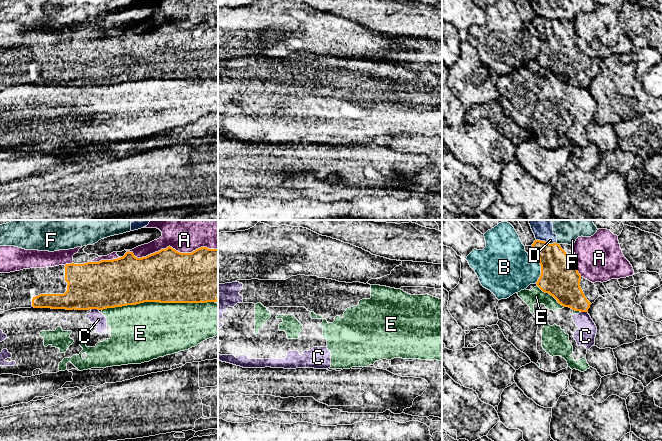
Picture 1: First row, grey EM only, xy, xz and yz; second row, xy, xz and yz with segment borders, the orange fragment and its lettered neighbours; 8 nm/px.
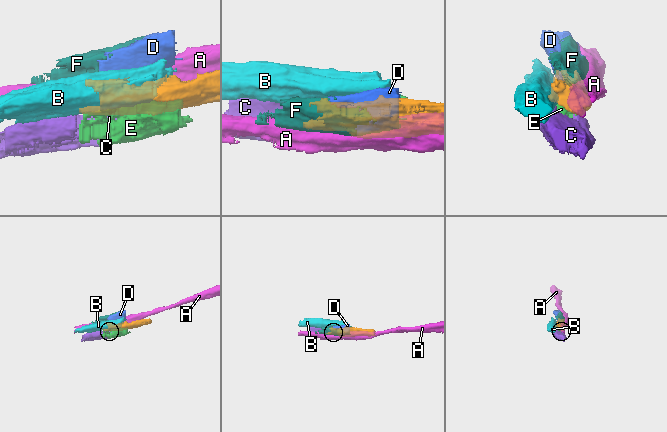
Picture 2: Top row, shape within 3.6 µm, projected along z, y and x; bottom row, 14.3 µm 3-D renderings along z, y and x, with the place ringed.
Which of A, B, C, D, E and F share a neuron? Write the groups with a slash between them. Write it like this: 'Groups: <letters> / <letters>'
Groups: A / B / C E / D F

